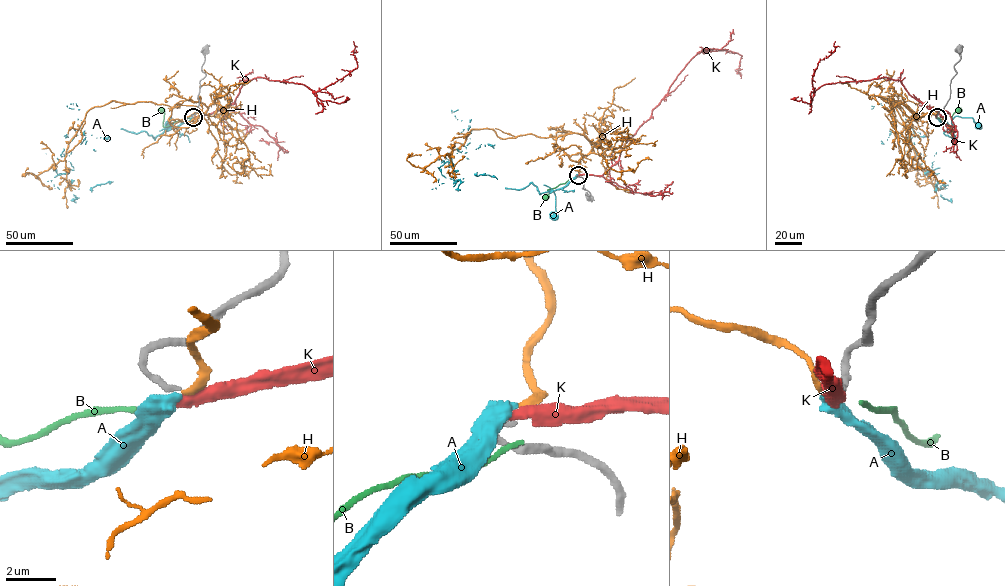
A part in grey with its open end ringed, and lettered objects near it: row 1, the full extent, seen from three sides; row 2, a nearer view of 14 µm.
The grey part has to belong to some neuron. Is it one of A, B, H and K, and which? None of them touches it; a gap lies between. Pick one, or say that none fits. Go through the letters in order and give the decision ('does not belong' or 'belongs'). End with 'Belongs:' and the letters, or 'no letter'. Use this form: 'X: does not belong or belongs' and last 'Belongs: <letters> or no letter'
A: does not belong
B: does not belong
H: belongs
K: does not belong
Belongs: H

